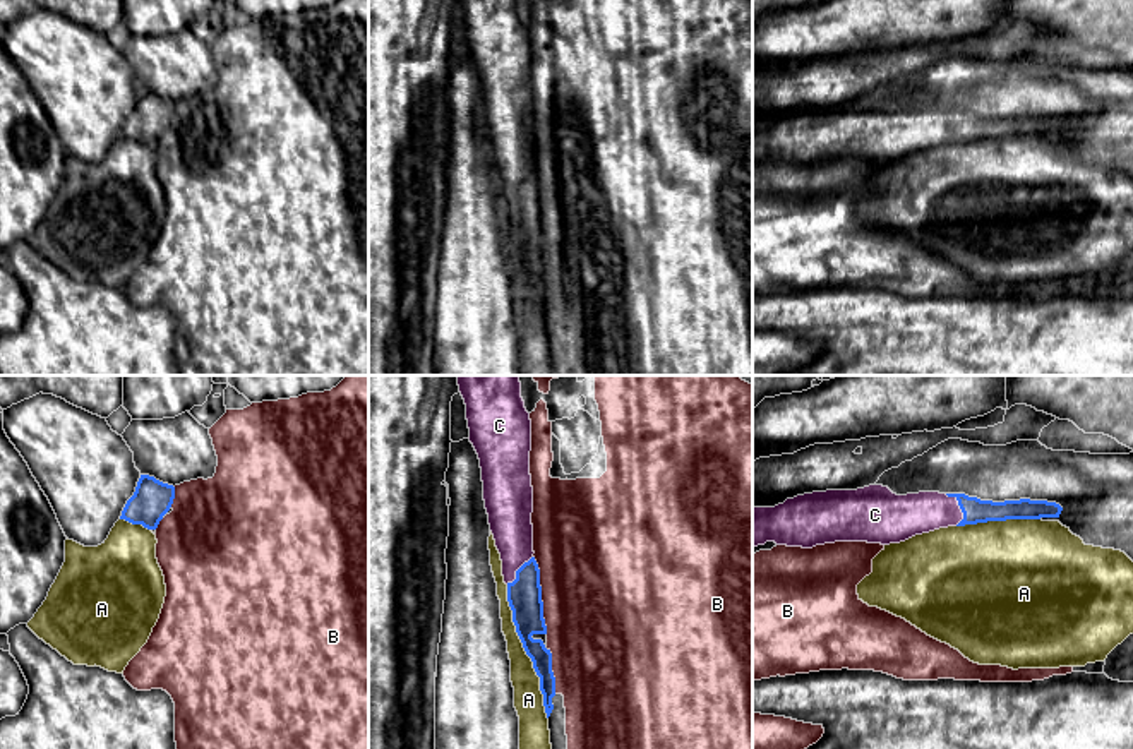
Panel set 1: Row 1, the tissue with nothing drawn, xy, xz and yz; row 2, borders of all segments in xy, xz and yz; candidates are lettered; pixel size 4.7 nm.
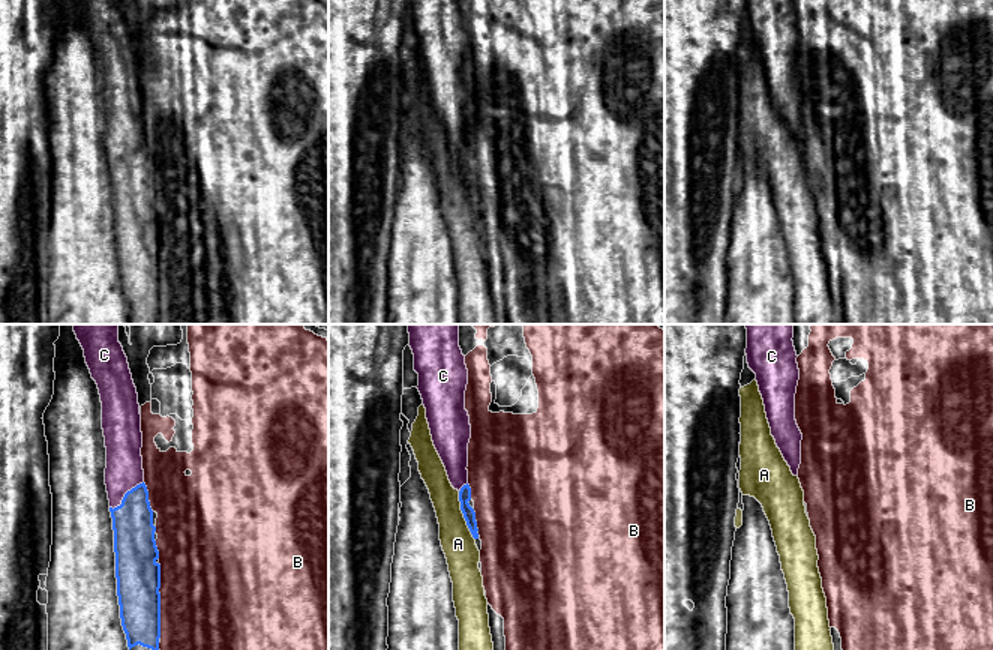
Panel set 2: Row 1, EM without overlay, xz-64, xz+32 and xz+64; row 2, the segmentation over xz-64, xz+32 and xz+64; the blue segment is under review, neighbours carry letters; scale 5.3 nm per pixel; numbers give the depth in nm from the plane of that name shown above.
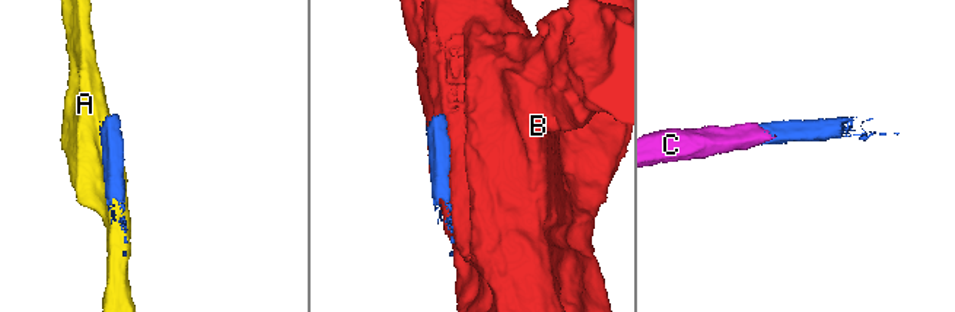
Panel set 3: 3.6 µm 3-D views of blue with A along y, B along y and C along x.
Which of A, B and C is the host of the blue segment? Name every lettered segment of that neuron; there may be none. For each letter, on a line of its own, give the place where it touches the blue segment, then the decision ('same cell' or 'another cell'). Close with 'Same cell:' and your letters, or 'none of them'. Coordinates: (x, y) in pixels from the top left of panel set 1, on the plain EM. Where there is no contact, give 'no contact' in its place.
A: meets blue in xz at (525, 266); another cell
B: meets blue in xz at (540, 211); another cell
C: meets blue in yz at (960, 124); same cell
Same cell: C

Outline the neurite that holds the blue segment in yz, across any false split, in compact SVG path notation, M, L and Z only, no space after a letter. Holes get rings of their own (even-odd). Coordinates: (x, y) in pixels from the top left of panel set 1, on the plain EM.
M869 101L857 106L826 106L787 115L775 123L752 123L752 163L776 161L812 165L835 158L900 159L915 151L948 142L965 142L1006 135L1059 134L1063 123L1047 117L980 117L965 110L919 108L896 111L888 103Z

